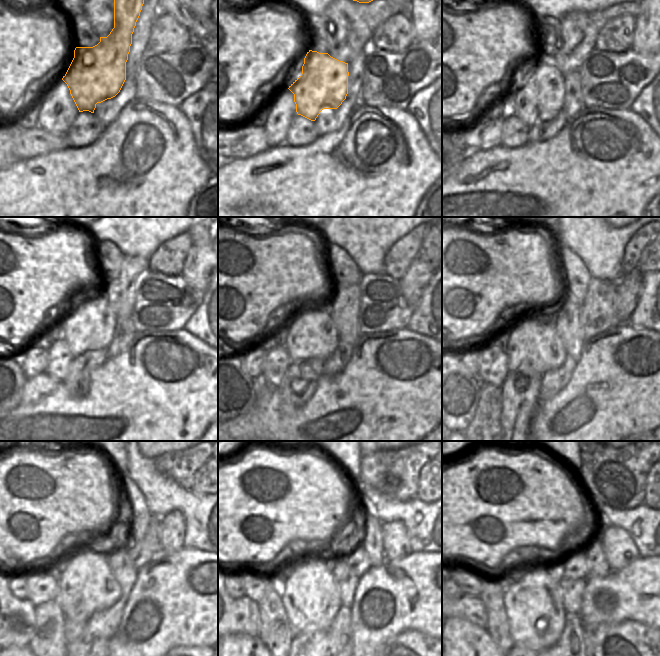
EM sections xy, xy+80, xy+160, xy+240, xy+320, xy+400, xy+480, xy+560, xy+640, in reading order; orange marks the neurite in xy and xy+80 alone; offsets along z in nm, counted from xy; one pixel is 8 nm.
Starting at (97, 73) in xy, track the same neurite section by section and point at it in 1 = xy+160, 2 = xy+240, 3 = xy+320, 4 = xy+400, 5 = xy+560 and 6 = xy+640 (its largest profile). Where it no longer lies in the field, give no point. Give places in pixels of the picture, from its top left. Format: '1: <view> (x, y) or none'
1: xy+160 (540, 97)
2: xy+240 (90, 327)
3: xy+320 (311, 334)
4: xy+400 (534, 341)
5: xy+560 (311, 599)
6: xy+640 (533, 604)

